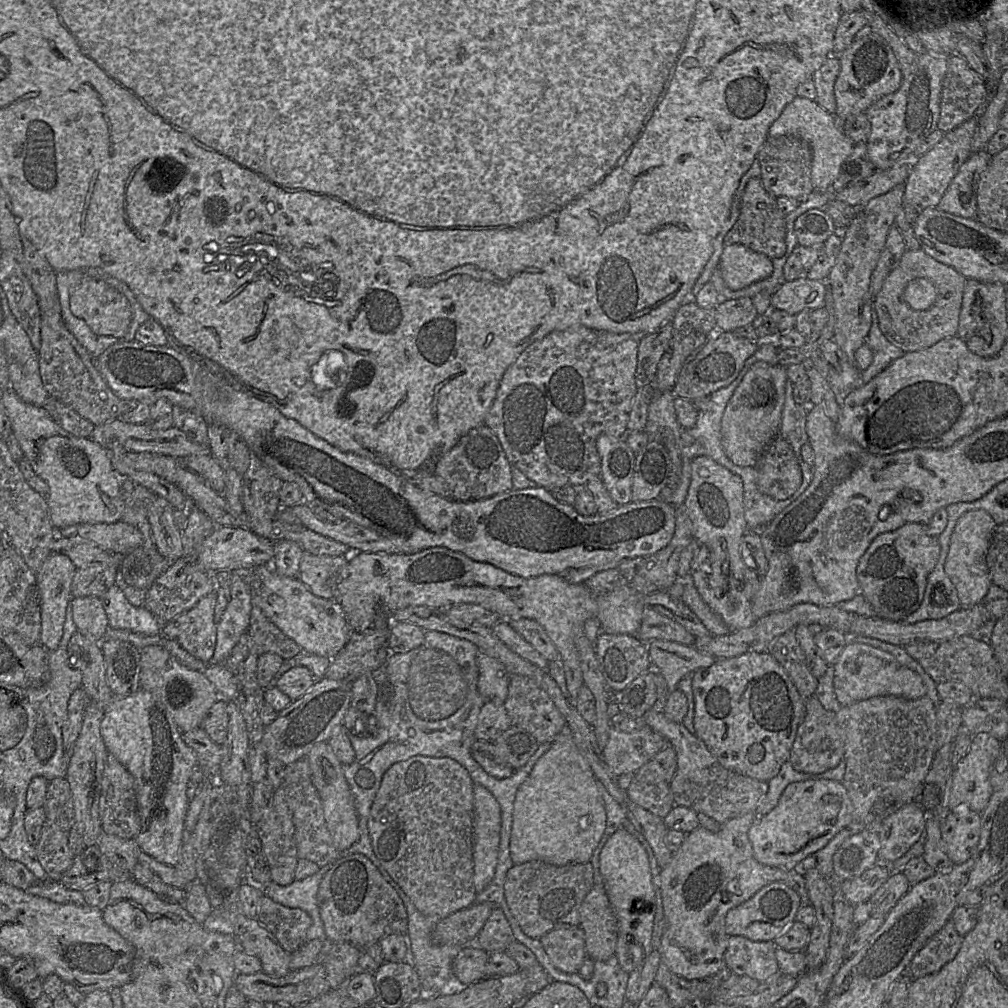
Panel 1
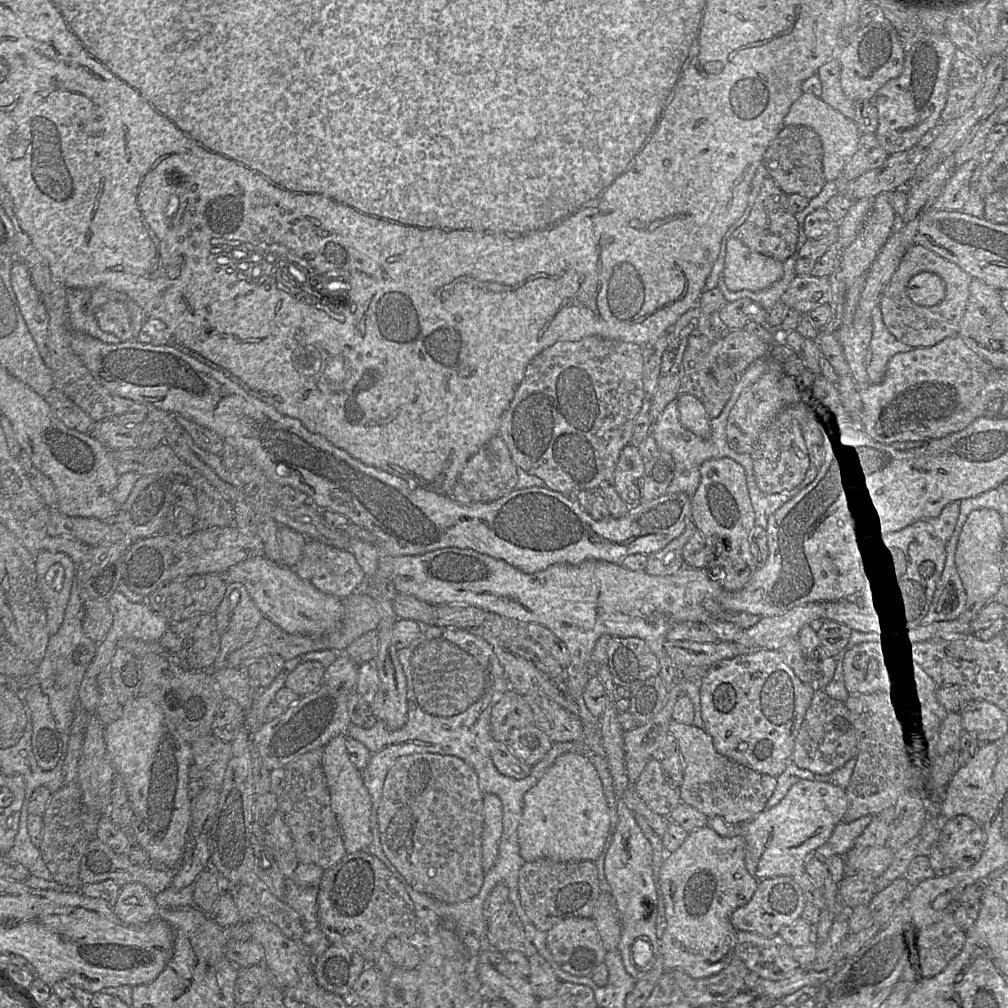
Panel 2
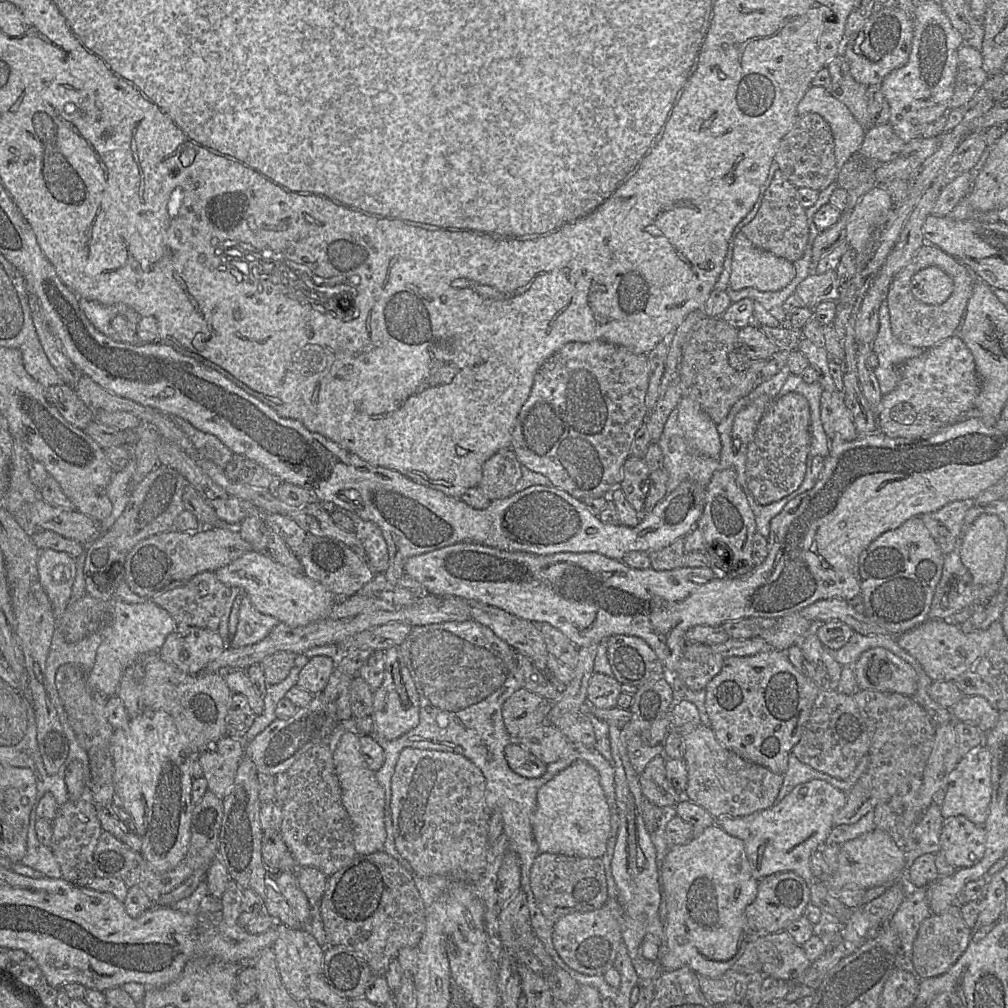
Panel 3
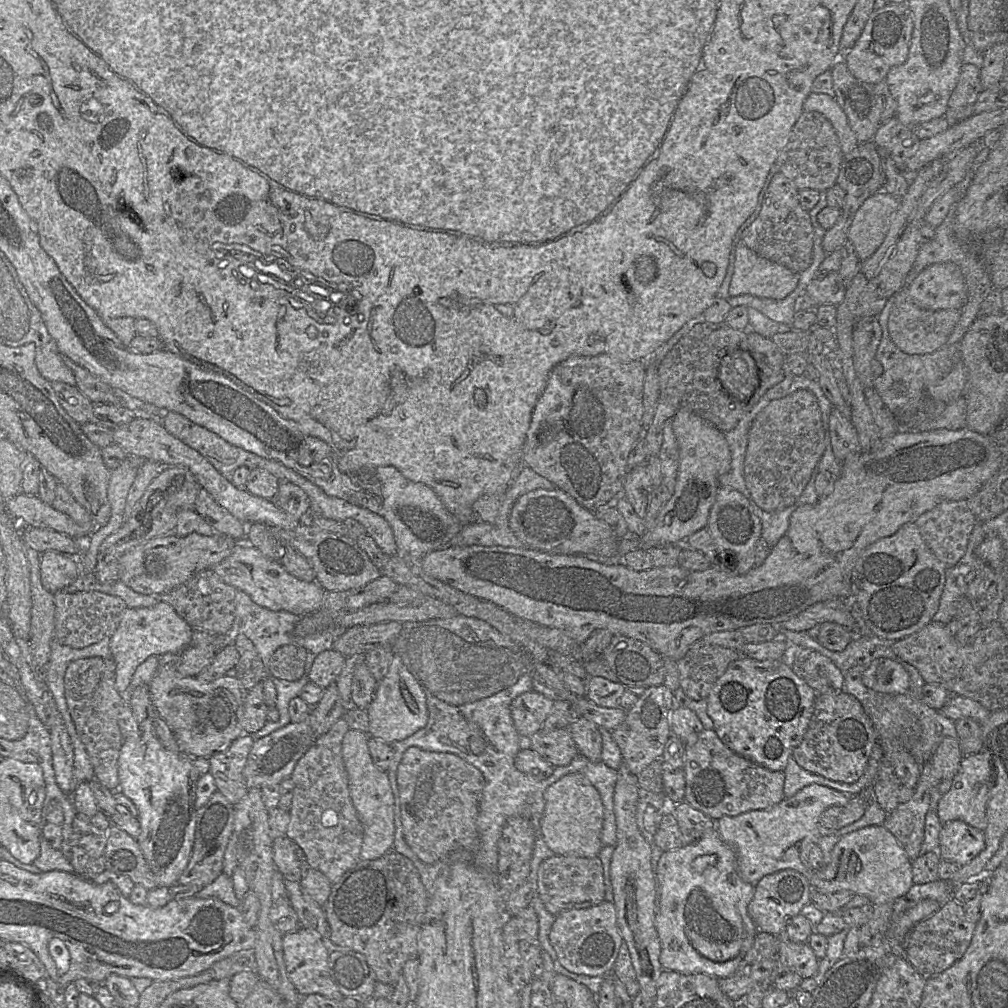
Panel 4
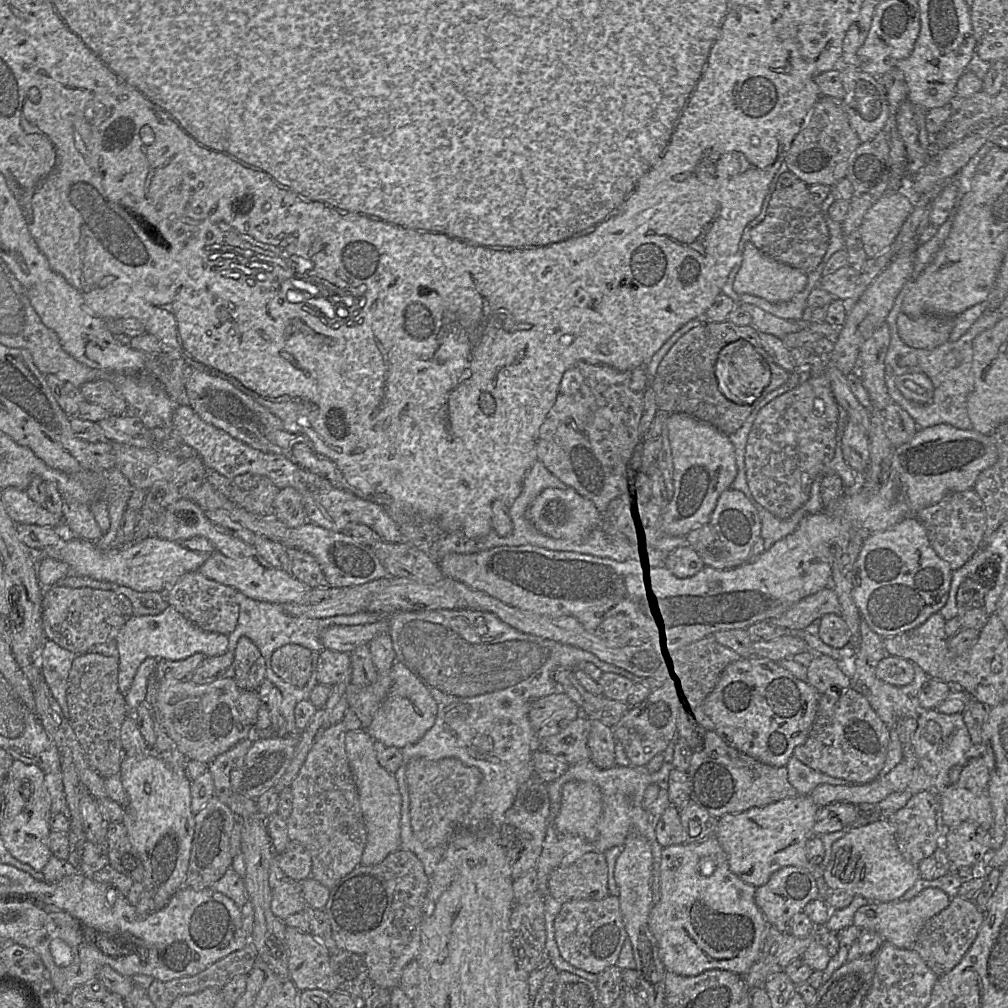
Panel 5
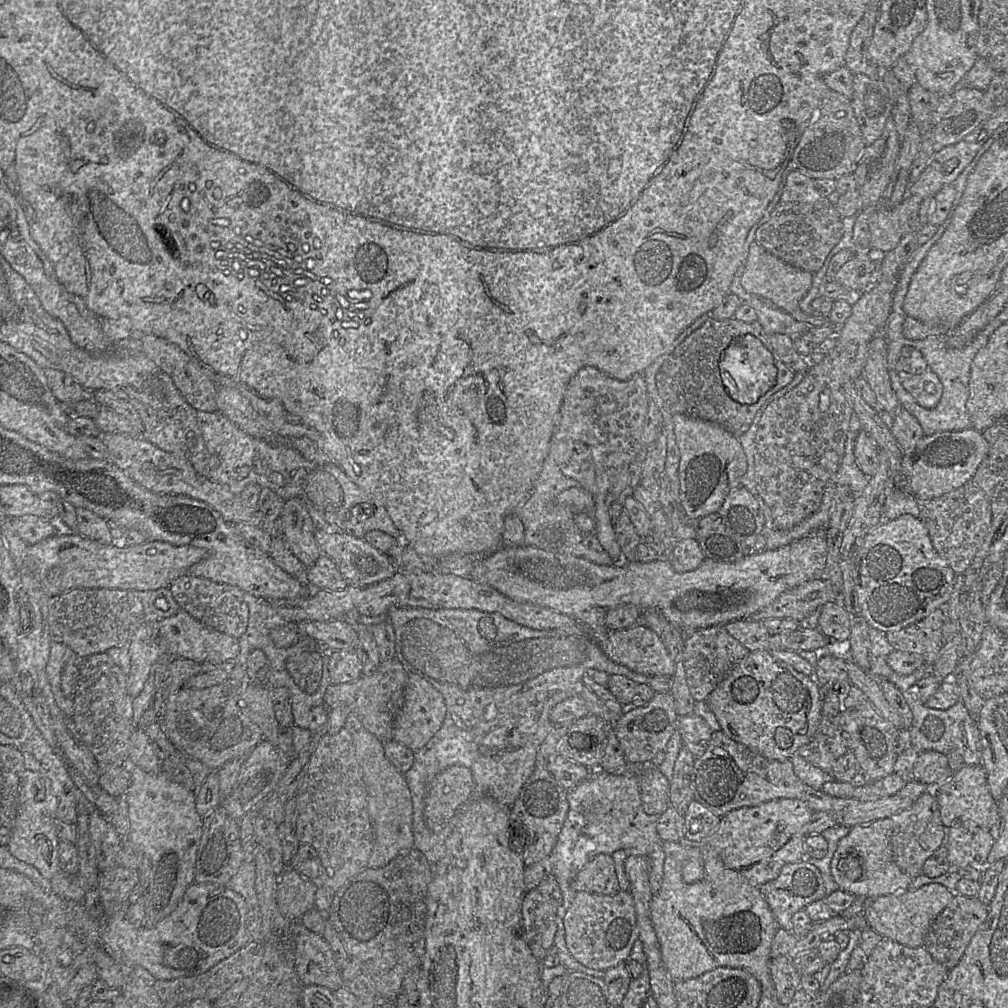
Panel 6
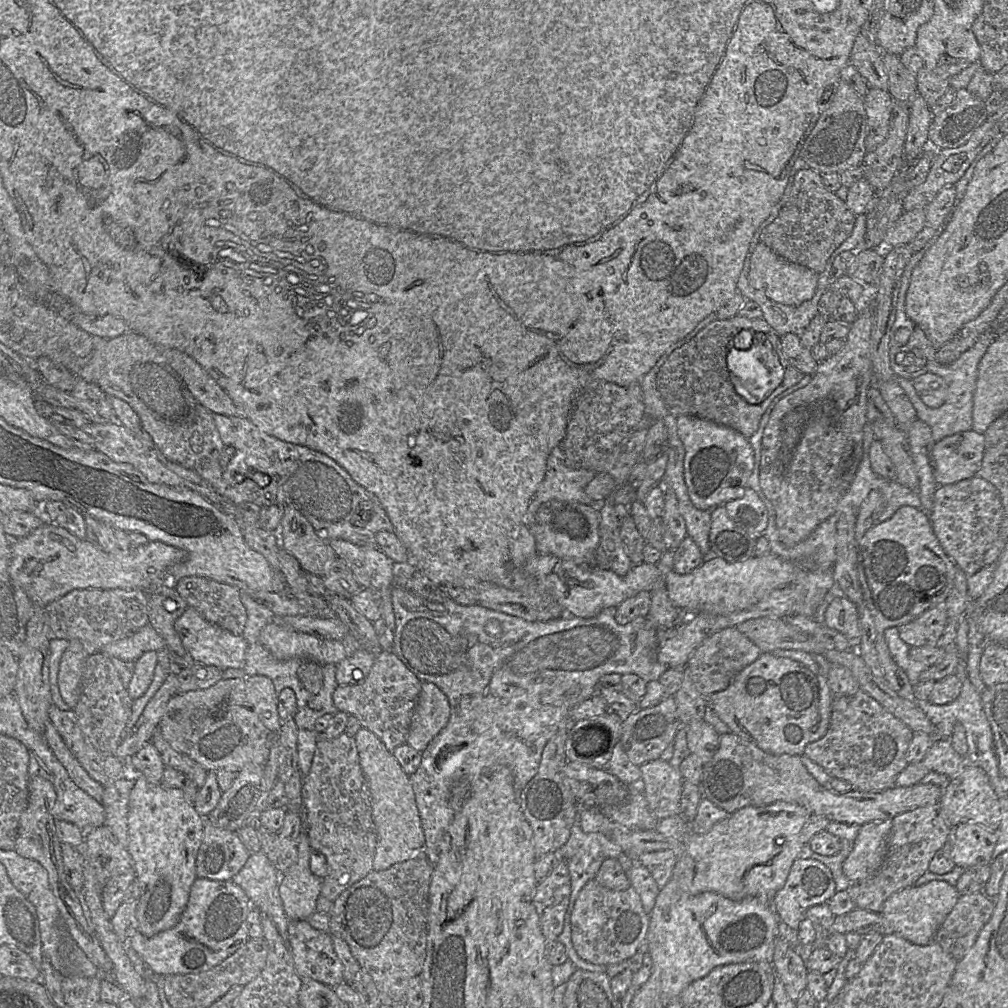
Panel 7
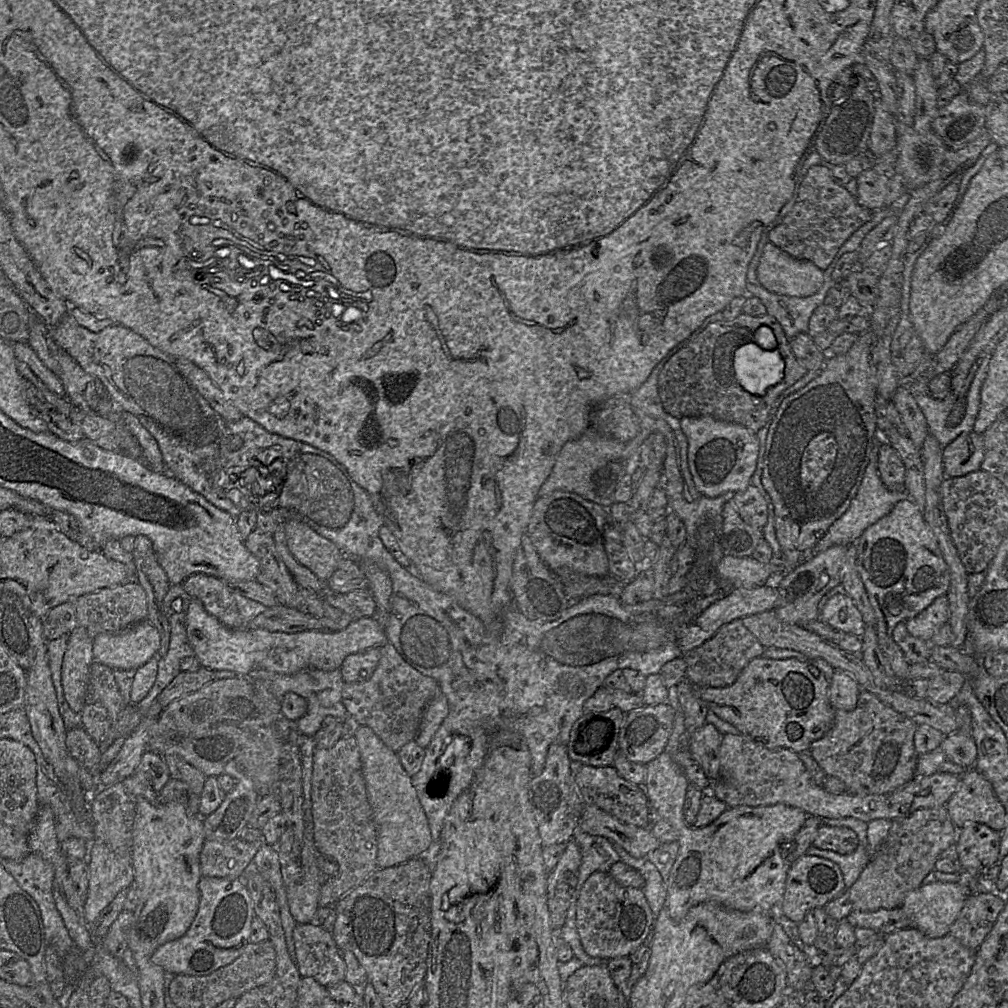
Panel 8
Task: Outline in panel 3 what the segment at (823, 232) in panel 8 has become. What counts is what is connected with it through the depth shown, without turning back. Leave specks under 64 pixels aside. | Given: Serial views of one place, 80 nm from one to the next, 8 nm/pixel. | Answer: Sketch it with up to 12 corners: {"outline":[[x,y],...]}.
{"outline":[[775,171],[757,214],[740,230],[792,264],[809,239],[797,188]]}

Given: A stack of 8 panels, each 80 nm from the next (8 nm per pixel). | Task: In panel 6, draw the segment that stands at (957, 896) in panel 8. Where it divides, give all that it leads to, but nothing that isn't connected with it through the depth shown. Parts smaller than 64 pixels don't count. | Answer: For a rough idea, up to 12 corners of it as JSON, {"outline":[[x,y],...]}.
{"outline":[[927,884],[867,899],[868,927],[923,947],[956,892]]}

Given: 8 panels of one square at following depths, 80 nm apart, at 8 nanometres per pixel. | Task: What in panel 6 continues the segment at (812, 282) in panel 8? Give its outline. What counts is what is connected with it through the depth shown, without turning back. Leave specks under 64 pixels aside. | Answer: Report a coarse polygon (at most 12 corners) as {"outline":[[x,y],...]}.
{"outline":[[755,240],[741,286],[809,328],[828,317],[802,312],[813,273],[789,265]]}

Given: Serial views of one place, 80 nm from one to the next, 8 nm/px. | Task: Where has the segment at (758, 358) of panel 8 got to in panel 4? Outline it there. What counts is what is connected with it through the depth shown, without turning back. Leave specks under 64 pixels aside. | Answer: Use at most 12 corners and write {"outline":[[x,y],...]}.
{"outline":[[750,352],[722,356],[719,379],[731,397],[748,401],[759,387],[758,363]]}

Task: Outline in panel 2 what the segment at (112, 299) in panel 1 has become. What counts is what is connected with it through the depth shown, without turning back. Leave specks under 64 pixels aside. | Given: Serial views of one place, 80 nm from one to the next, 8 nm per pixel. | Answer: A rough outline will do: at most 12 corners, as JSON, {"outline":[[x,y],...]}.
{"outline":[[109,300],[95,308],[102,331],[134,340],[130,311]]}

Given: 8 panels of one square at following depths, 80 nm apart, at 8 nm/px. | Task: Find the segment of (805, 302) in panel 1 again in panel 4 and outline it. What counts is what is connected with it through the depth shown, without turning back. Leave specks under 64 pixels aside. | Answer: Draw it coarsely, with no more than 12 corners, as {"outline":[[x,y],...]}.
{"outline":[[838,272],[813,278],[806,294],[816,305],[839,305],[847,285]]}

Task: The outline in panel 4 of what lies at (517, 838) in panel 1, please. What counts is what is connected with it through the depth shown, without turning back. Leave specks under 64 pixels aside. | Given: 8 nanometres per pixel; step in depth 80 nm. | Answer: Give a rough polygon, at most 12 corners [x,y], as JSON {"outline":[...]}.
{"outline":[[580,772],[545,790],[540,831],[557,855],[598,856],[604,807]]}

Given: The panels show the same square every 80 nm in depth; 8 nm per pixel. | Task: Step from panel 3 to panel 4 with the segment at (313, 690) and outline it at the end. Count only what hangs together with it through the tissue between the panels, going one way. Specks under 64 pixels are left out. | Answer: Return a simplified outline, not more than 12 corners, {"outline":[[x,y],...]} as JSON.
{"outline":[[335,650],[319,653],[309,682],[326,689],[335,683],[346,657]]}

